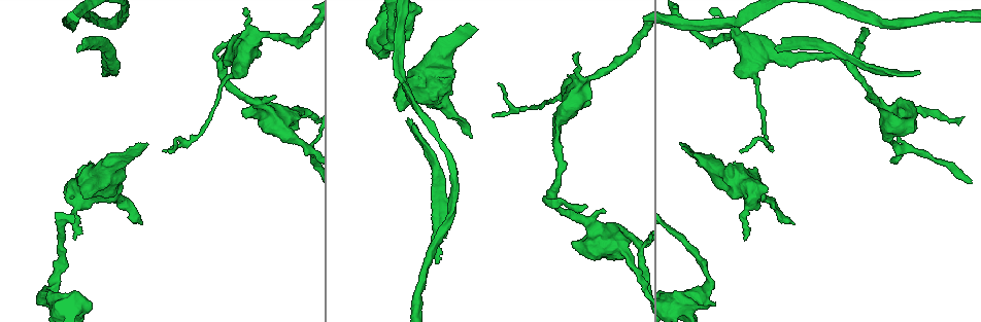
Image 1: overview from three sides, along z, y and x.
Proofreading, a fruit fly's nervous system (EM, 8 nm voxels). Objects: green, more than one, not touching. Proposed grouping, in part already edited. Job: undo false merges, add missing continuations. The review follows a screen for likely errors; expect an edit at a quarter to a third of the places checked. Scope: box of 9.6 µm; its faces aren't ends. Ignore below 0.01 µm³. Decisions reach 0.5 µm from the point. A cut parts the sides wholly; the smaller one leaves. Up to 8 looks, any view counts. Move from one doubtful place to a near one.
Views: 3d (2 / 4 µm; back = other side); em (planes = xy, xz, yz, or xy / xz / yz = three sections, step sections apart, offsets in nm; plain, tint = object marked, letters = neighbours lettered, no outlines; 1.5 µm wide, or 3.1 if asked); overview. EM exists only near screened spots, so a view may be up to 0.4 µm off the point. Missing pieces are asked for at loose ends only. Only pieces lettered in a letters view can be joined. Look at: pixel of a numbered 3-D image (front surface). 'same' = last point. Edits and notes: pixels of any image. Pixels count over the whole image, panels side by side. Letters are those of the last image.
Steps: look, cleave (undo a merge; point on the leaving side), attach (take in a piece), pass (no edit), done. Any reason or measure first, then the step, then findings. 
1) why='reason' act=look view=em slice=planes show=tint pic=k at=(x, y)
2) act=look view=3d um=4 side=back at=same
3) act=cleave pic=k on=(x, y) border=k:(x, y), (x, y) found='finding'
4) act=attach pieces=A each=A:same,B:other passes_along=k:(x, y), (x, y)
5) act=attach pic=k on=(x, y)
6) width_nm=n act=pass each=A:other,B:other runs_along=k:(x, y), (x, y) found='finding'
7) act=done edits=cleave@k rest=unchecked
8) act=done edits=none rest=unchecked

why='branch stops here' act=look view=3d um=2 pic=1 at=(861, 29)

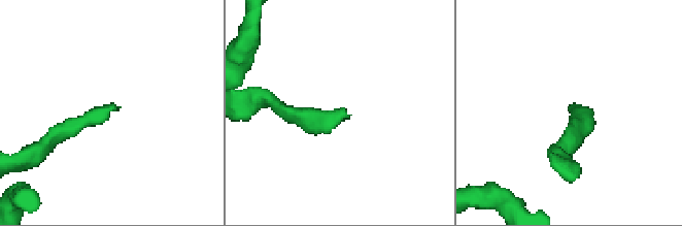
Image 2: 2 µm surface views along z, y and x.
act=look view=em slice=xz step=8 show=tint pic=2 at=(118, 109)

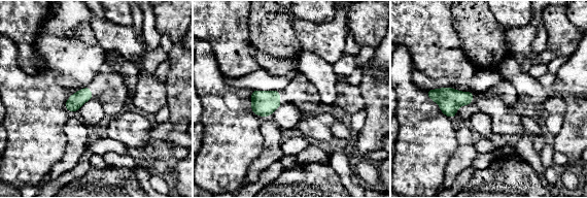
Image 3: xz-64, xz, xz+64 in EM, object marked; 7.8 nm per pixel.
act=look view=em slice=planes show=letters at=same

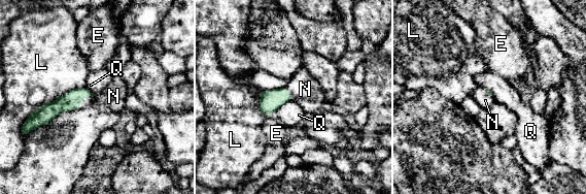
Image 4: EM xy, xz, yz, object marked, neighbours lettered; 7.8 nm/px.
act=attach pieces=N each=E:other,L:other,N:same,Q:other found='the neuron continues'

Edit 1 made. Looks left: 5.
why='branch stops here' act=look view=em slice=planes show=tint pic=1 at=(76, 238)

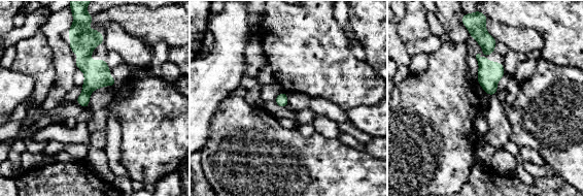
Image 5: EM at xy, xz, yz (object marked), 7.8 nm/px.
act=look view=em slice=planes show=letters at=same

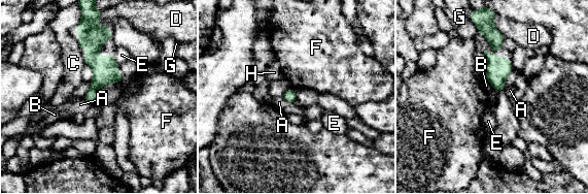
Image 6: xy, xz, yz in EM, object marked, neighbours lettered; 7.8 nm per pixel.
act=pass each=A:other,B:other,C:other,D:other,E:other,F:other,G:other,H:other runs_along=6:(104, 33), (94, 43), (94, 100) found='none of them fits'

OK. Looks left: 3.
why='an open end' act=look view=em slice=planes show=plain pic=1 at=(142, 143)

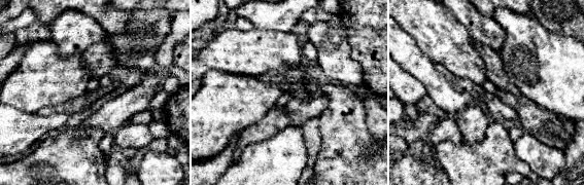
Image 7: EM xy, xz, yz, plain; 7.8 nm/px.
why='what lies round it' act=look view=em slice=planes show=letters at=same

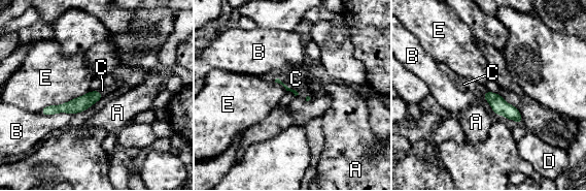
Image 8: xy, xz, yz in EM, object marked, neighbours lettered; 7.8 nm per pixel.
act=attach pieces=C each=A:other,B:other,C:same,D:other,E:other passes_along=8:(278, 81), (286, 86), (296, 78) found='the neuron continues'

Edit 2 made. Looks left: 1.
act=done edits=attach@4,attach@8 rest=unchecked

